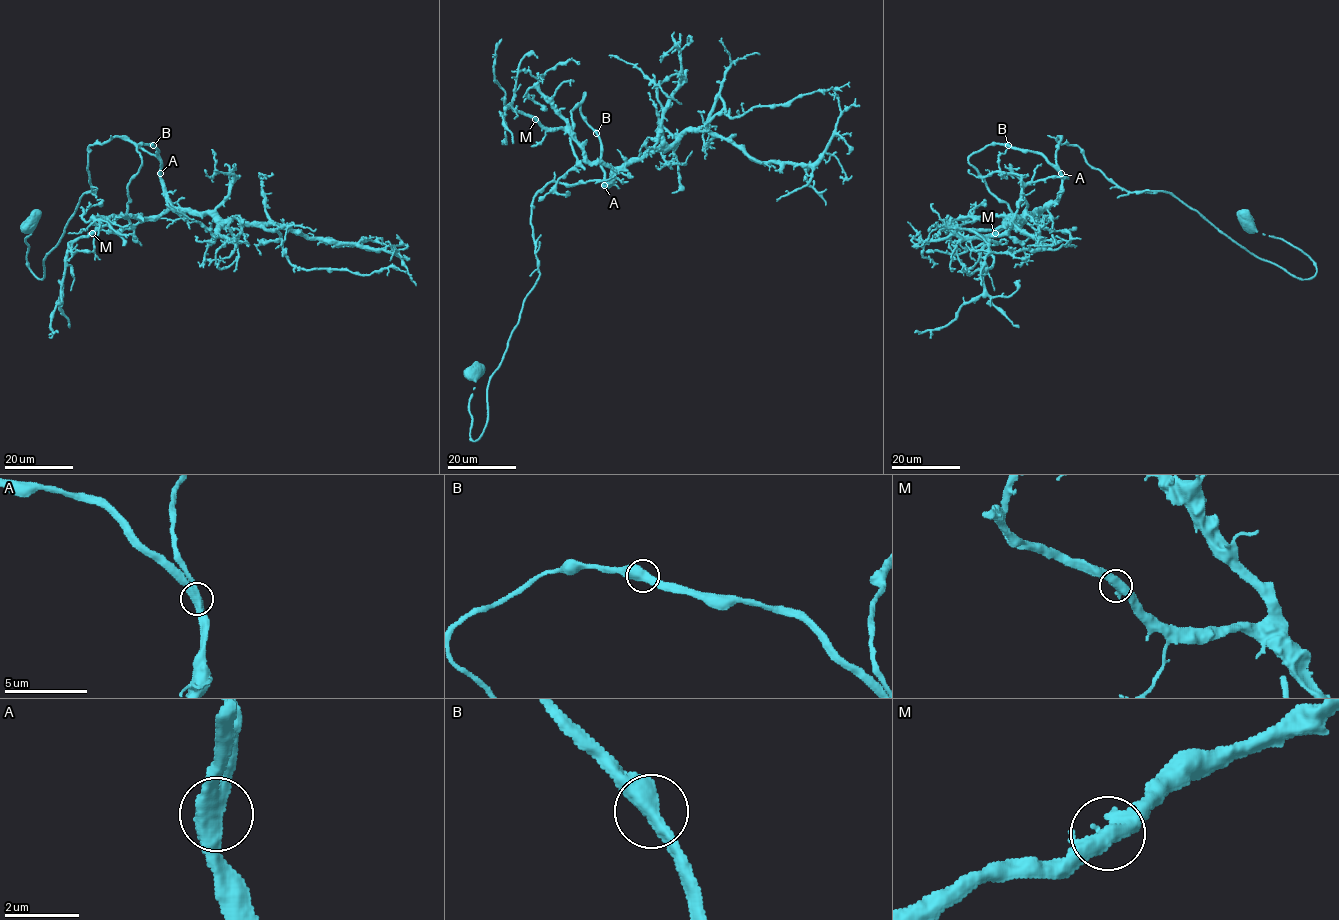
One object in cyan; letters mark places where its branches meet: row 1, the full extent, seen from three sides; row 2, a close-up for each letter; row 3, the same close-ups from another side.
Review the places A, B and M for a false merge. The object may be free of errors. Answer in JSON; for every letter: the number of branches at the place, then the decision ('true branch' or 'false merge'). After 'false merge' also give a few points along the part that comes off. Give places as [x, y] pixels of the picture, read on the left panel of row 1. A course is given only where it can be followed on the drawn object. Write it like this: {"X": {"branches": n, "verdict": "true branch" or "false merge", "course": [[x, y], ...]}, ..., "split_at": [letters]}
{"A": {"branches": 2, "verdict": "true branch"}, "B": {"branches": 2, "verdict": "true branch"}, "M": {"branches": 2, "verdict": "true branch"}, "split_at": []}

